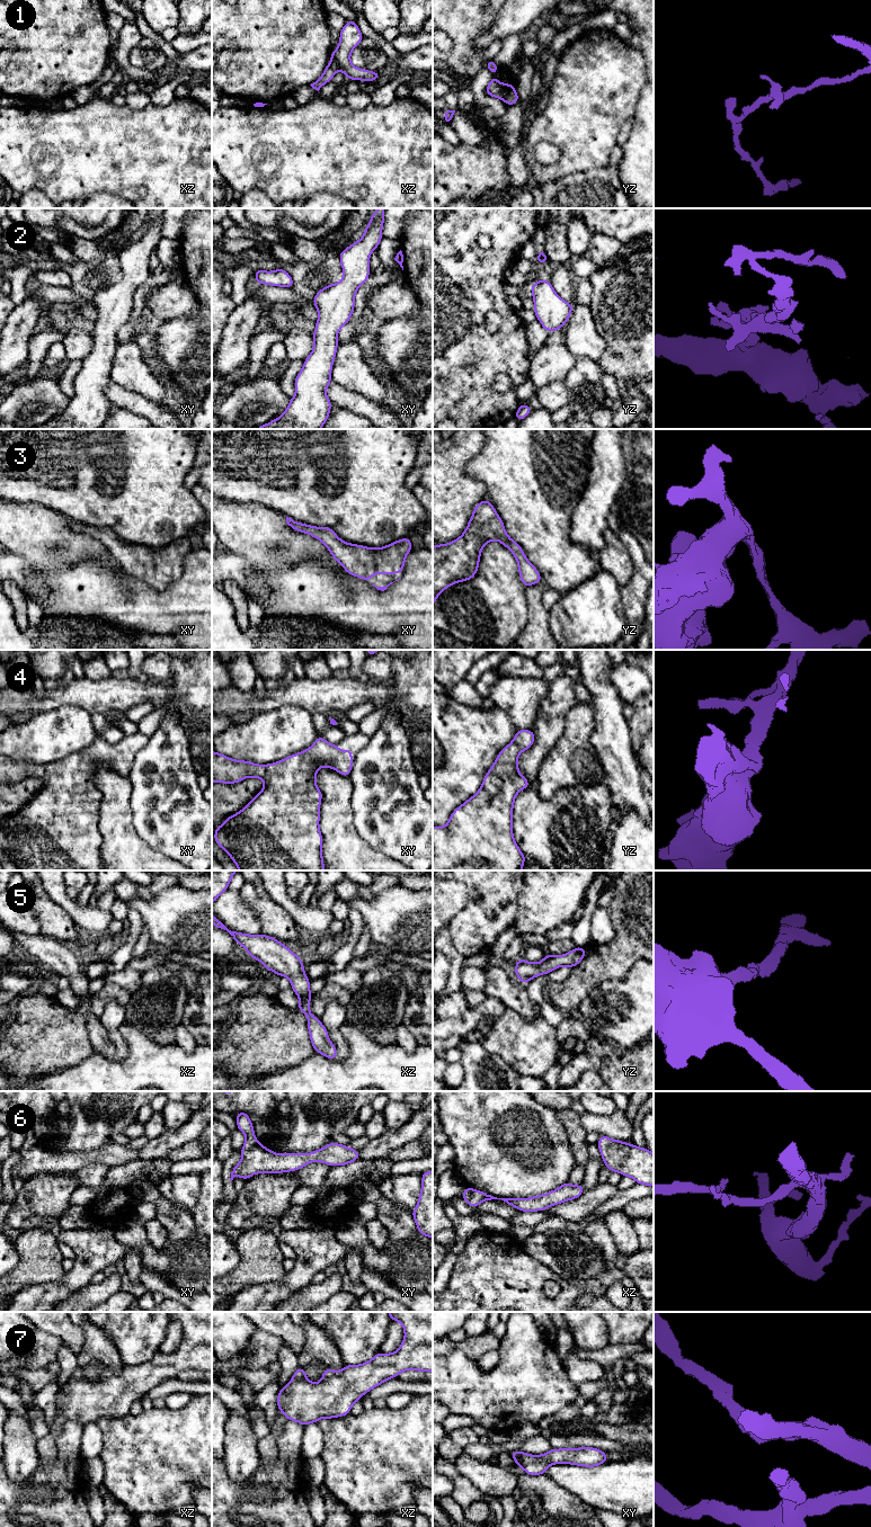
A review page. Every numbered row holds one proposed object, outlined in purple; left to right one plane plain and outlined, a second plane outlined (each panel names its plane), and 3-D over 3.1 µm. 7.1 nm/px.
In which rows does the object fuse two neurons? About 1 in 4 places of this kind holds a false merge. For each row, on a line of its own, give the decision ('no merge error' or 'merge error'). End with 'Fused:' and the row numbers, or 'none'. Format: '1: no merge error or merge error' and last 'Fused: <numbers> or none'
1: merge error
2: no merge error
3: no merge error
4: no merge error
5: no merge error
6: no merge error
7: no merge error
Fused: 1

